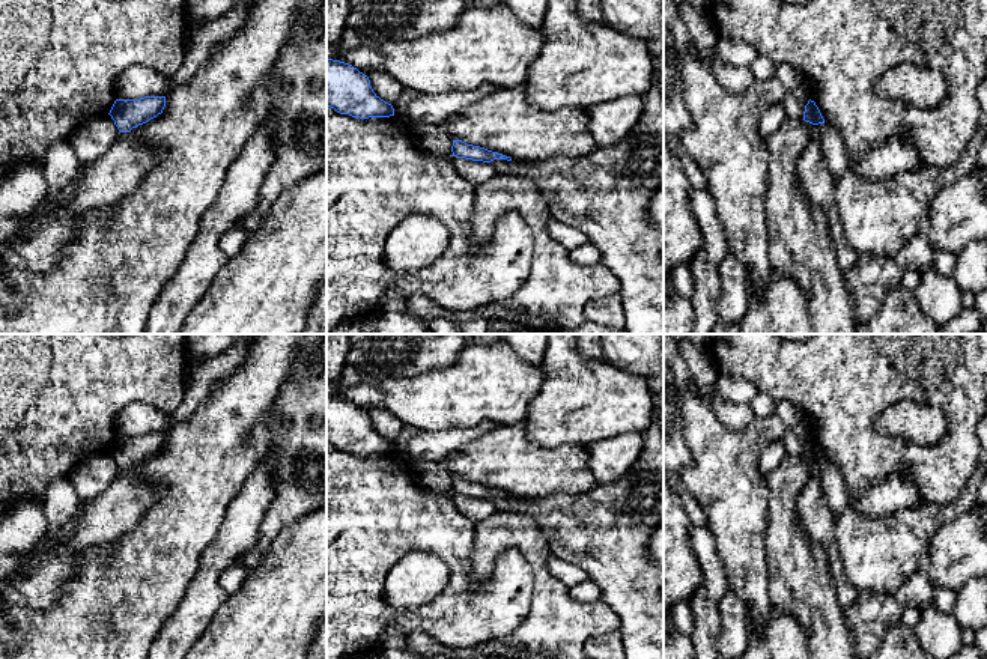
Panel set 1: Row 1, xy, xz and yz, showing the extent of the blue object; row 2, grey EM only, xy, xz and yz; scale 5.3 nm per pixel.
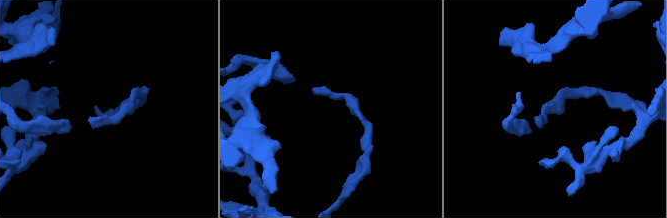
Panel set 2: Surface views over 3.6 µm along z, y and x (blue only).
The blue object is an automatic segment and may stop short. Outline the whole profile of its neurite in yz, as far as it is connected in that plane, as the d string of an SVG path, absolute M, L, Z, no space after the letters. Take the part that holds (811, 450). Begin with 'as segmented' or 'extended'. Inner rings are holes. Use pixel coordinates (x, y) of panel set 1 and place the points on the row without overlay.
as segmented; M808 438L803 448L803 457L812 462L825 460L825 456L814 438Z

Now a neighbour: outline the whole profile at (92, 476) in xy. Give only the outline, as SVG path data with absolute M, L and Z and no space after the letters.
M102 451L83 459L68 475L77 495L93 500L101 495L119 475L120 468L110 451Z

